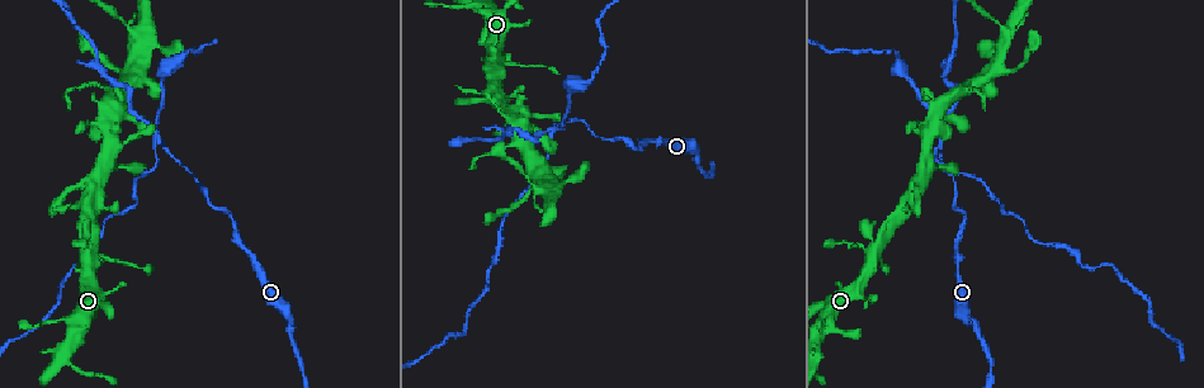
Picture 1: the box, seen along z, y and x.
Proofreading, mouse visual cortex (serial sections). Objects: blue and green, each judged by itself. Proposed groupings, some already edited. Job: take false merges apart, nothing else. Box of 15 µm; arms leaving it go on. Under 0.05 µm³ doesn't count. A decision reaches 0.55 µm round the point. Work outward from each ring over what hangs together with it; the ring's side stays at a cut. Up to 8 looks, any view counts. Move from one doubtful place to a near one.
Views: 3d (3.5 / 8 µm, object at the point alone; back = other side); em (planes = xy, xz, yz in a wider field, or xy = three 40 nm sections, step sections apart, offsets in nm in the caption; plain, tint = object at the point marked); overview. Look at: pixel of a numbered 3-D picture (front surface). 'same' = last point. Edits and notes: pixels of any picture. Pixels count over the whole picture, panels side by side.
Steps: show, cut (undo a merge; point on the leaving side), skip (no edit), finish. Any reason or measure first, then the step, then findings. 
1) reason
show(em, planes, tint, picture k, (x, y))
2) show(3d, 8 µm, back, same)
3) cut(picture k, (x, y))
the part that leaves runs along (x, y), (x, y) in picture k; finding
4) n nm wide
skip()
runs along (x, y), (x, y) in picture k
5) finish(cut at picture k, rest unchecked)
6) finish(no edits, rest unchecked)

arms run side by side
show(3d, 3.5 µm, back, picture 1, (566, 122))

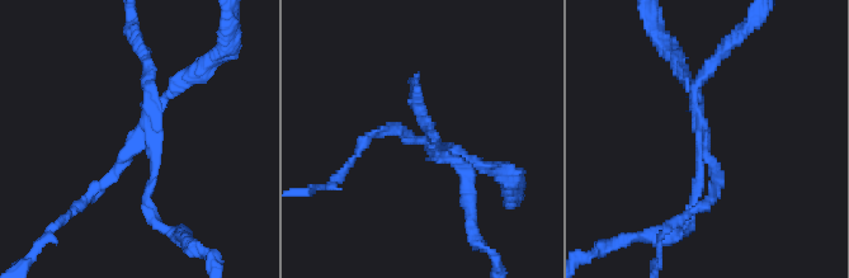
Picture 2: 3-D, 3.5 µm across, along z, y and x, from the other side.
show(em, xy, step 2, tint, picture 2, (706, 149))

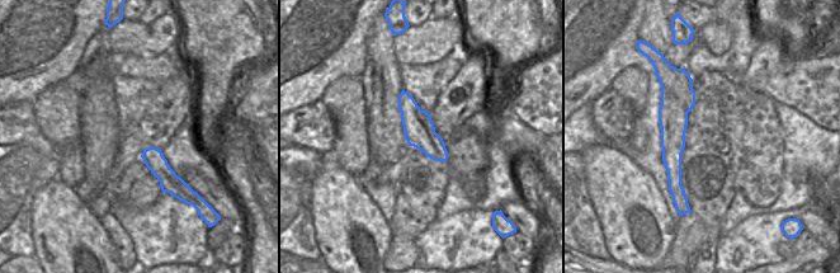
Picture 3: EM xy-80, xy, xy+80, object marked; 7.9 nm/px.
4 arms
cut(picture 2, (697, 192))
the part that leaves runs along (429, 144), (468, 175) in picture 2; a second cell is stuck on

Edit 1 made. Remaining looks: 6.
thin arm on a thick one
show(3d, 8 µm, picture 1, (523, 140))

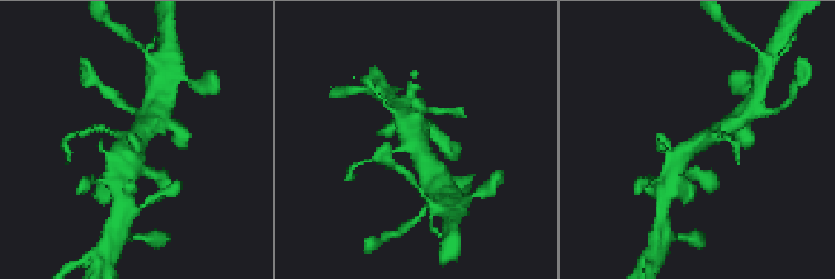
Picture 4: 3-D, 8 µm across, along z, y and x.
show(3d, 3.5 µm, picture 4, (417, 141))

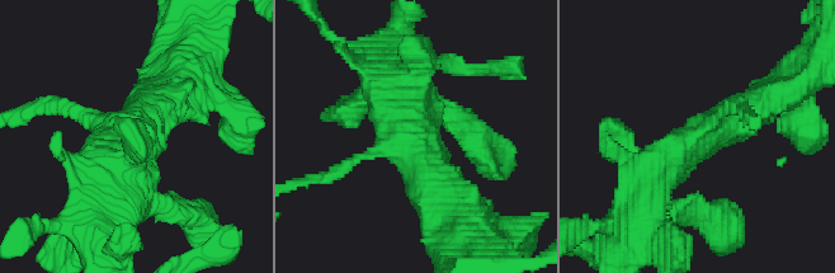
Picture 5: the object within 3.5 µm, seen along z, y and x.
3 arms; arms of 150, 500, 500 nm; now the EM
show(em, xy, step 5, tint, picture 5, (704, 137))

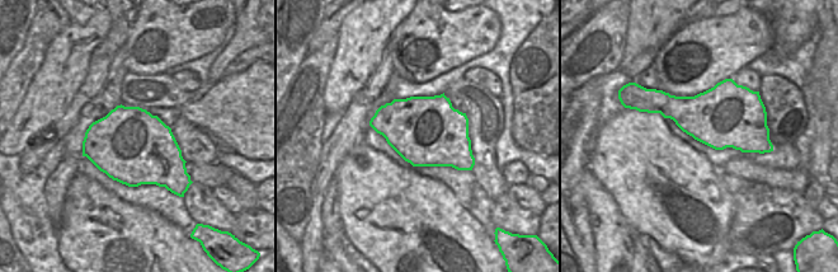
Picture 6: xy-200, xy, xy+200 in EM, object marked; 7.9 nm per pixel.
skip()
runs along (646, 188), (671, 156), (765, 98) in picture 5; one cell here

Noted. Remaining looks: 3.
thick turns thin
show(3d, 3.5 µm, picture 1, (530, 183))

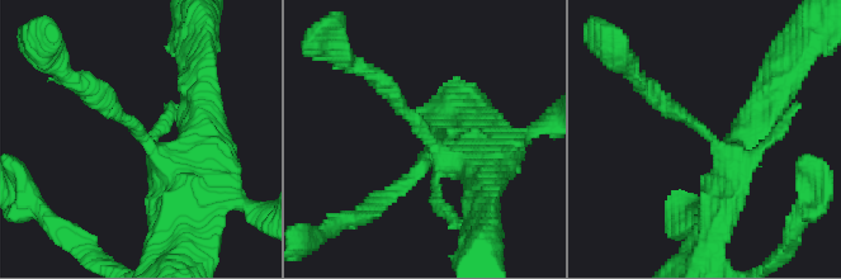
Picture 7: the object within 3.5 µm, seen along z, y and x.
now the EM
show(em, xy, step 2, tint, picture 7, (427, 135))

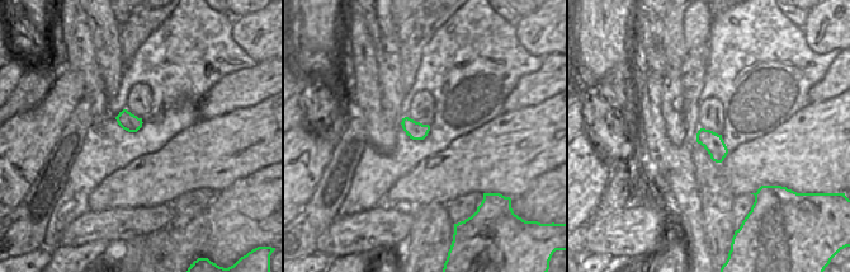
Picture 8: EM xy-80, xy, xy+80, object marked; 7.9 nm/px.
skip()
continuous, no second cell

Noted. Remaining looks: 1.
finish(cut at picture 2, rest unchecked)

